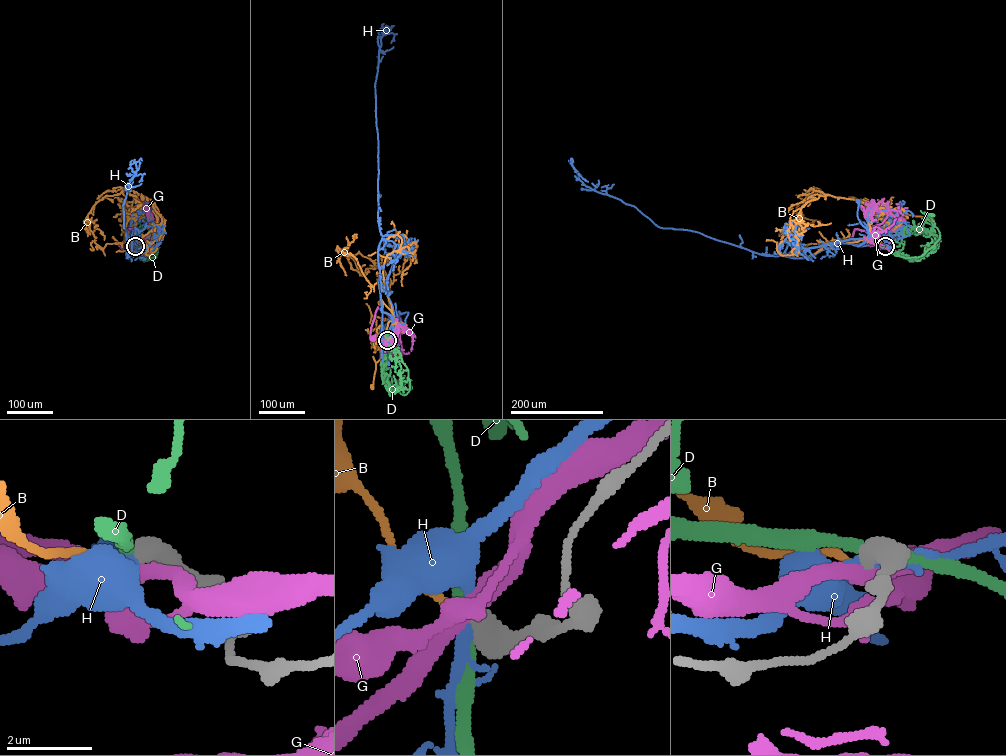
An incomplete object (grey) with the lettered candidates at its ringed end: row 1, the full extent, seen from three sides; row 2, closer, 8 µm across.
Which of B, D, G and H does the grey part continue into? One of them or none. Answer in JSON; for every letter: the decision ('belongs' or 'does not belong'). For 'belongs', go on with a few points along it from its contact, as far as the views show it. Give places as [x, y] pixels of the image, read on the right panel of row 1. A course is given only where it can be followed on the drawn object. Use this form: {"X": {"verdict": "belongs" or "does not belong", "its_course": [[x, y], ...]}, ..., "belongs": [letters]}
{"B": {"verdict": "belongs", "its_course": [[885, 246], [875, 233], [897, 214], [931, 220]]}, "D": {"verdict": "does not belong"}, "G": {"verdict": "does not belong"}, "H": {"verdict": "does not belong"}, "belongs": ["B"]}

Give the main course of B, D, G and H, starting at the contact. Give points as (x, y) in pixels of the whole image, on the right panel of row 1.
B: (885, 246), (875, 233), (897, 214), (931, 220)
D: (885, 246), (895, 255), (922, 255), (939, 239), (934, 221), (924, 212), (932, 214)
G: (885, 246), (870, 239), (870, 226), (866, 230), (854, 229), (854, 241), (883, 247)
H: (885, 246), (866, 239), (868, 233), (858, 219), (857, 201)

